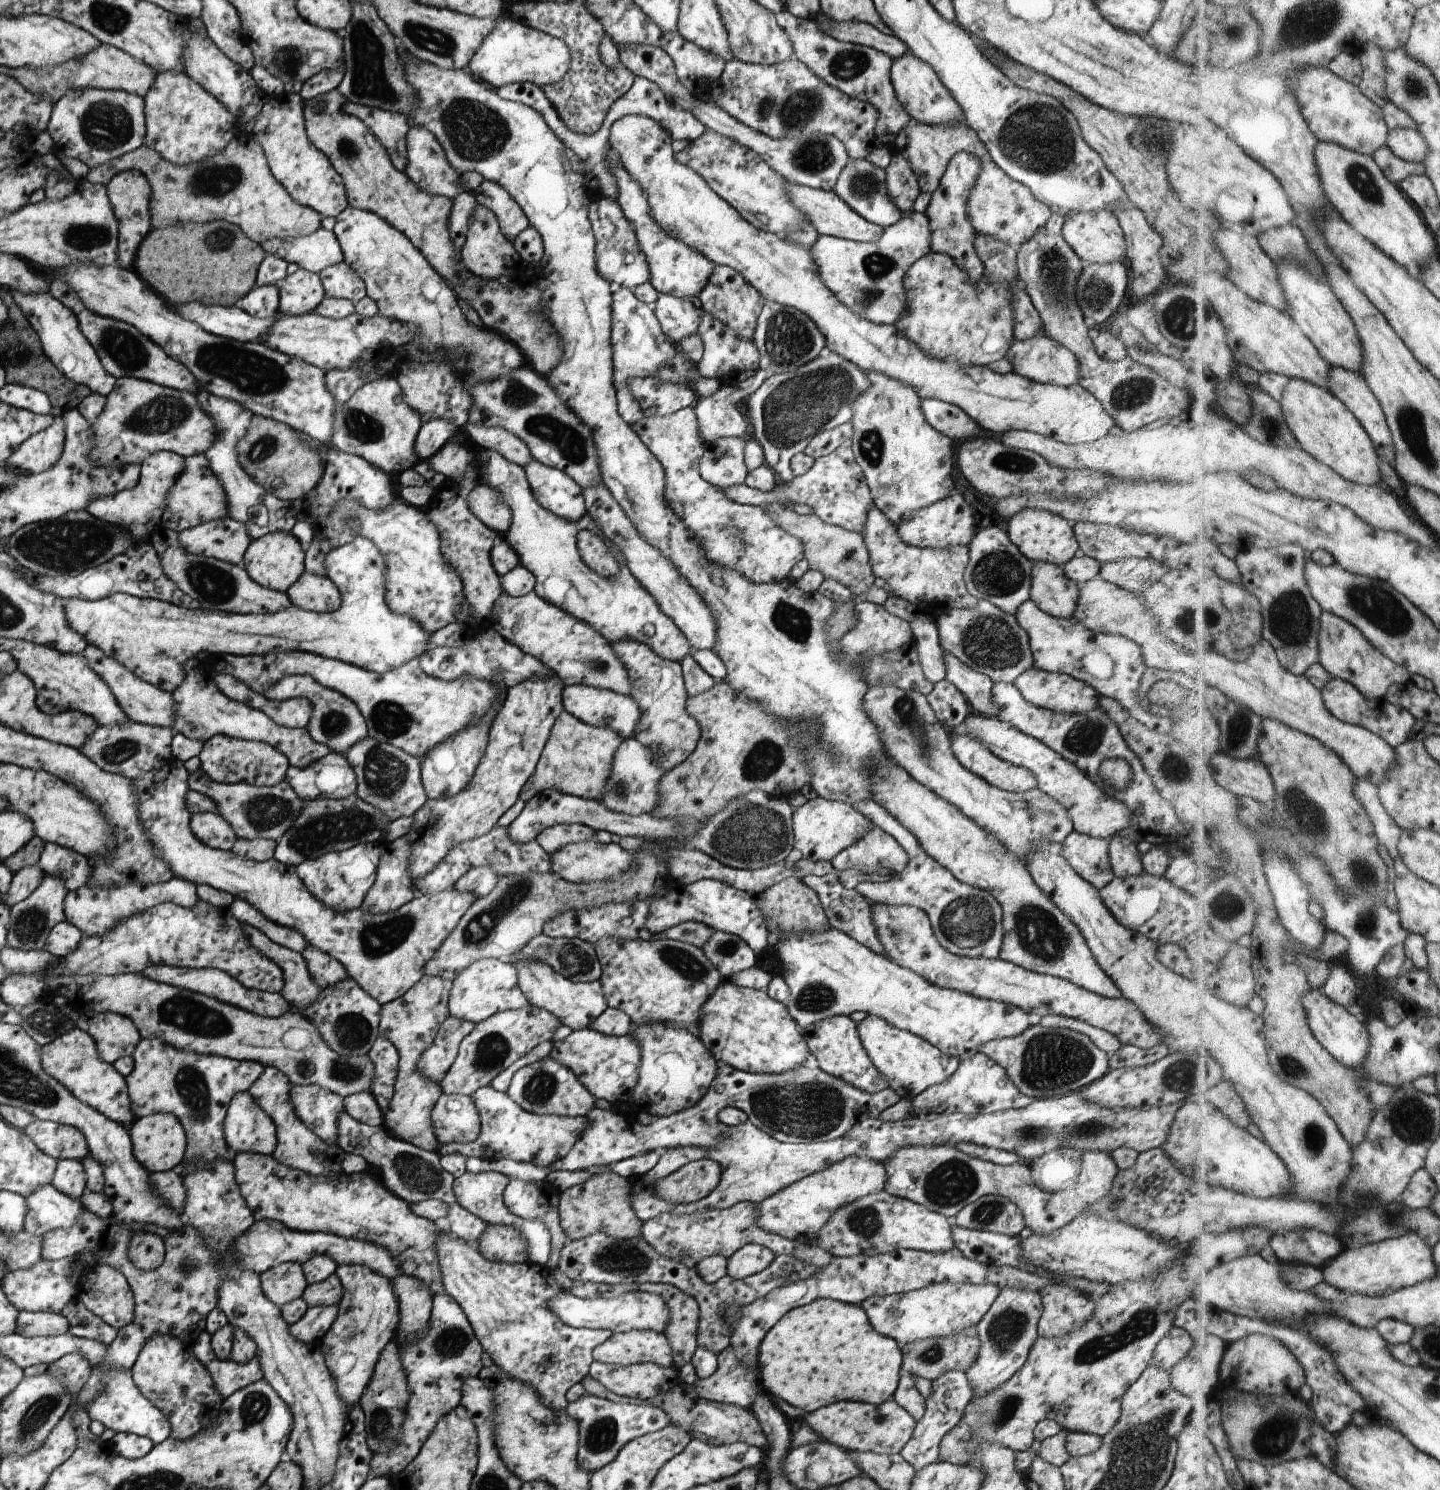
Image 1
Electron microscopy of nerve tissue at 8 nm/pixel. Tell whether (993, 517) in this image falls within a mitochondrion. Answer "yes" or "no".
no

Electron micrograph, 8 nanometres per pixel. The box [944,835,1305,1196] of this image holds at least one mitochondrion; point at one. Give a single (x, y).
(1051, 1059)

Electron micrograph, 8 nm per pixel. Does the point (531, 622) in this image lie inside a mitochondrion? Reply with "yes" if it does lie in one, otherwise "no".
no

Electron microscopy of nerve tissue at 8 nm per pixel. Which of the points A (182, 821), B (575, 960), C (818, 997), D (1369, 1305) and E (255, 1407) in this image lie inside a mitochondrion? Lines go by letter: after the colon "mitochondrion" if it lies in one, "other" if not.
A: other
B: mitochondrion
C: mitochondrion
D: other
E: mitochondrion

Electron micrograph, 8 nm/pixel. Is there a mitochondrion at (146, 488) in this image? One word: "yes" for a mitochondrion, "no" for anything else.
no

